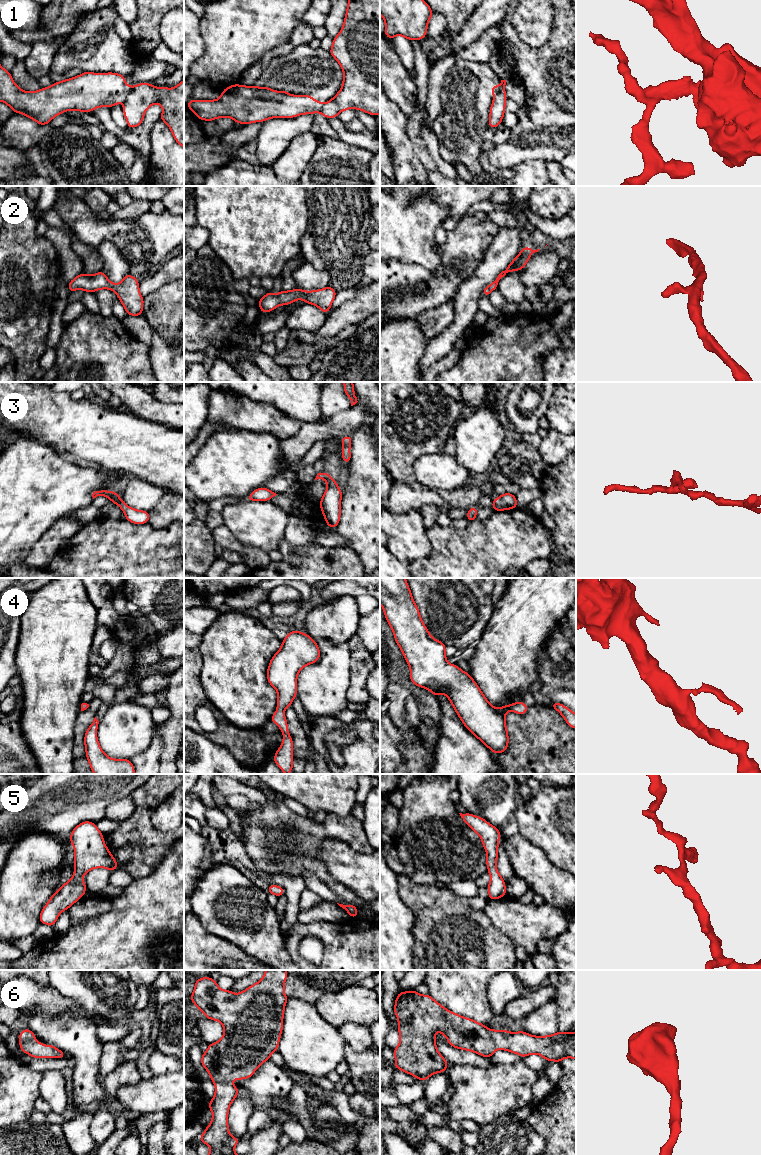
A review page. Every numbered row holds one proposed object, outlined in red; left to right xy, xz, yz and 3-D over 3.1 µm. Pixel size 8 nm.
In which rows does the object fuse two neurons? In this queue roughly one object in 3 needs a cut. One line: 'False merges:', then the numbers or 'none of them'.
False merges: 1

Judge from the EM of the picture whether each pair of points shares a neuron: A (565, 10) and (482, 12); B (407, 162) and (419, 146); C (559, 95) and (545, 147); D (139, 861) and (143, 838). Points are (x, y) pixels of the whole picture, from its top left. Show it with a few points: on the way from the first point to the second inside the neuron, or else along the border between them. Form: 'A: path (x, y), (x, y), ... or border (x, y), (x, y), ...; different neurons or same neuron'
A: border (506, 13), (498, 22); different neurons
B: border (406, 131), (414, 153), (427, 170); different neurons
C: border (531, 121), (539, 126), (548, 128); different neurons
D: path (139, 855), (139, 844); same neuron

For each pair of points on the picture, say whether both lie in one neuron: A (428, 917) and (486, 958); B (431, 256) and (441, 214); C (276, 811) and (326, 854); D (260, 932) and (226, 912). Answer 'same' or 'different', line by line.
A: same
B: same
C: different
D: same

